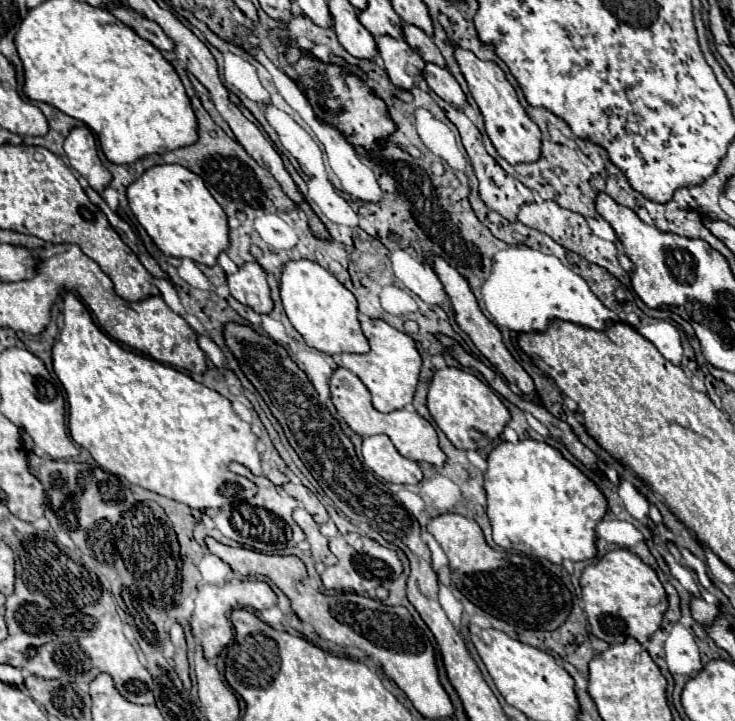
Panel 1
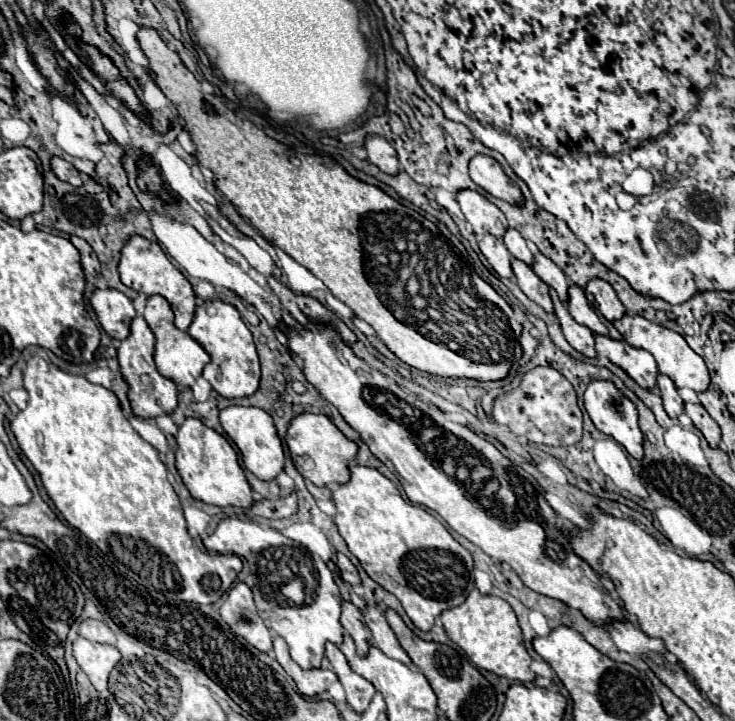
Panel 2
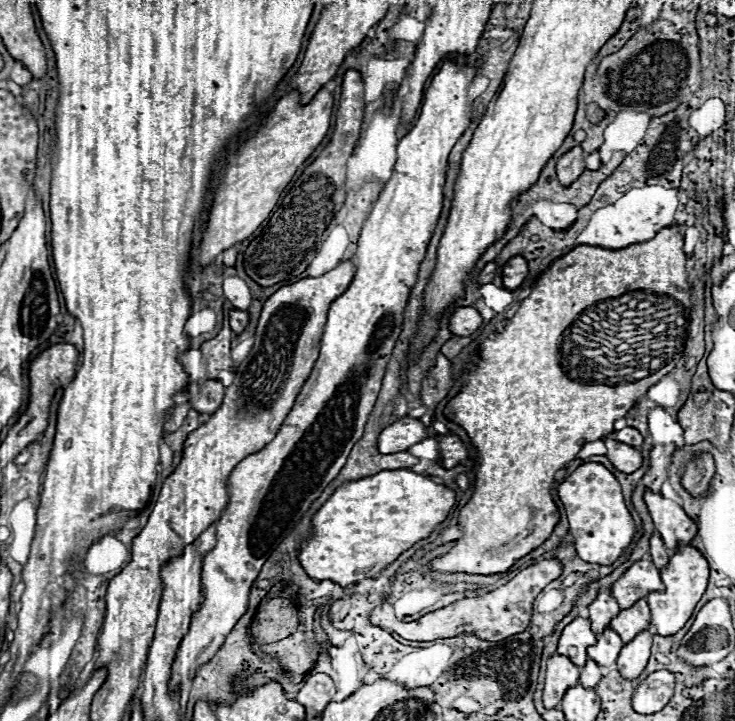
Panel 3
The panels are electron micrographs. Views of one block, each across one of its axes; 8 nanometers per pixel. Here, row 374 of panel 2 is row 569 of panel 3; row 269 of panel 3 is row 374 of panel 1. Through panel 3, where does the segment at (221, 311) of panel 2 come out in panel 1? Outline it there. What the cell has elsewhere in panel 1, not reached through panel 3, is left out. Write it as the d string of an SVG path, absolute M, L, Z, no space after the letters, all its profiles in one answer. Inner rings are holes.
M360 314L360 324L362 324L364 336L370 342L370 352L368 354L342 354L342 366L354 372L364 382L364 386L372 394L372 404L378 412L392 412L392 410L400 410L412 404L420 366L422 366L422 358L416 350L414 340L408 334L392 328L390 324L382 320L372 320L362 314Z

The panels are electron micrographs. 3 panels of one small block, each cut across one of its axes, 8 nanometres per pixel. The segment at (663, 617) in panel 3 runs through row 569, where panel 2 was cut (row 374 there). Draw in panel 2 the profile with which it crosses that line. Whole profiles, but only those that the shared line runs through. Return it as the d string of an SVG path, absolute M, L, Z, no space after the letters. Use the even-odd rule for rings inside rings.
M624 314L620 320L614 320L614 326L616 330L624 336L624 340L636 348L644 348L648 350L656 362L658 362L658 370L666 376L670 376L674 380L674 384L678 388L692 388L696 392L702 392L708 388L710 384L710 376L708 376L708 368L702 360L702 356L698 356L688 344L686 340L678 334L678 332L672 332L664 326L658 326L658 324L652 324L648 322L646 318L642 316L630 316L630 314Z

